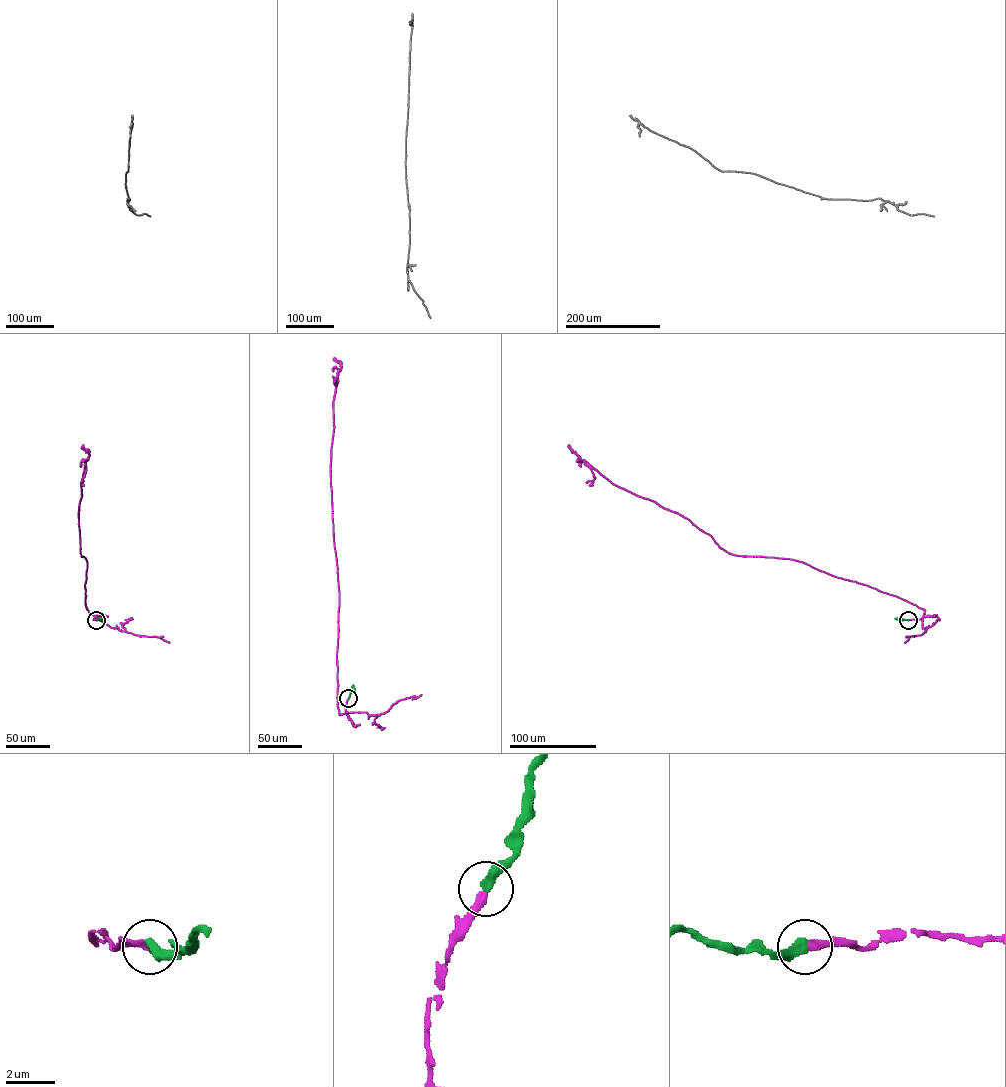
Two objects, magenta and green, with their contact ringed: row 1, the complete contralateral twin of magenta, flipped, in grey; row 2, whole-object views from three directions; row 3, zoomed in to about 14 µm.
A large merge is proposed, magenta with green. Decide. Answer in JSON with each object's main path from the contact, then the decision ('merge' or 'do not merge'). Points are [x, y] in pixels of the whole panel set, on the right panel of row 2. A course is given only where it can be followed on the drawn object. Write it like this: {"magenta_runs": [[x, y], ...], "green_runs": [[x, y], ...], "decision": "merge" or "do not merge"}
{"magenta_runs": [[908, 619], [924, 610], [796, 560], [729, 553], [584, 461], [595, 478], [586, 482]], "green_runs": [[908, 619], [895, 618]], "decision": "merge"}

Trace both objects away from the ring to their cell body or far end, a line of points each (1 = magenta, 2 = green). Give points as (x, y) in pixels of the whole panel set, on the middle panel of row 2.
1: (348, 698), (347, 712), (340, 714), (339, 595), (330, 472), (338, 374), (335, 385), (333, 376)
2: (348, 698), (353, 685)

